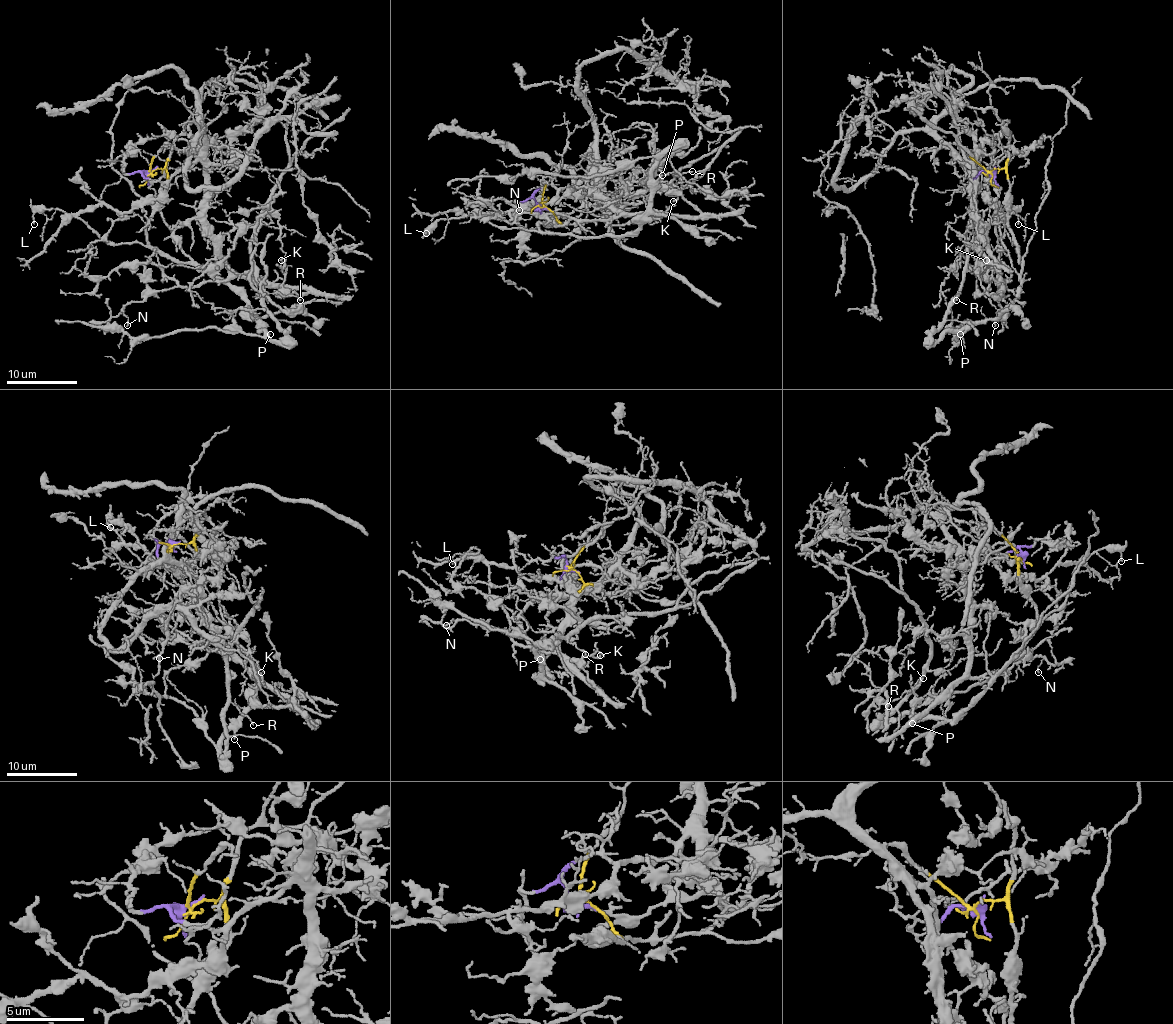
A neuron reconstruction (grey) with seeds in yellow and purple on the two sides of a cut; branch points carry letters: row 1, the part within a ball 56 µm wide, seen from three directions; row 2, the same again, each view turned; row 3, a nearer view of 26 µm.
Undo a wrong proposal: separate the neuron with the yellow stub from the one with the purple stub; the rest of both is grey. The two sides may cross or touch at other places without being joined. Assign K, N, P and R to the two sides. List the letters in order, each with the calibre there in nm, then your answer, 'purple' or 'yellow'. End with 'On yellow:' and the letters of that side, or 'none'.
K: 150 nm thick; purple
N: 140 nm thick; purple
P: 130 nm thick; yellow
R: 110 nm thick; yellow
On yellow: P, R

